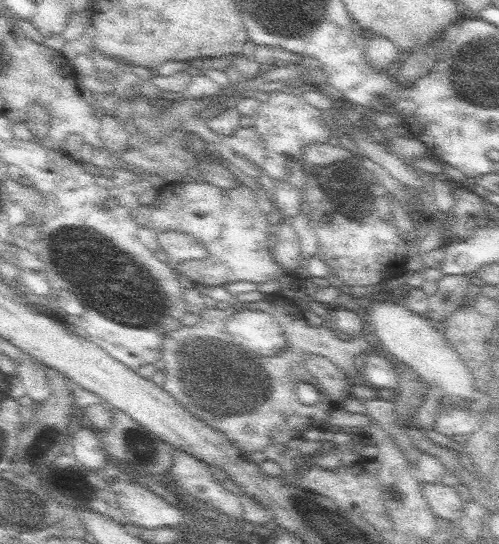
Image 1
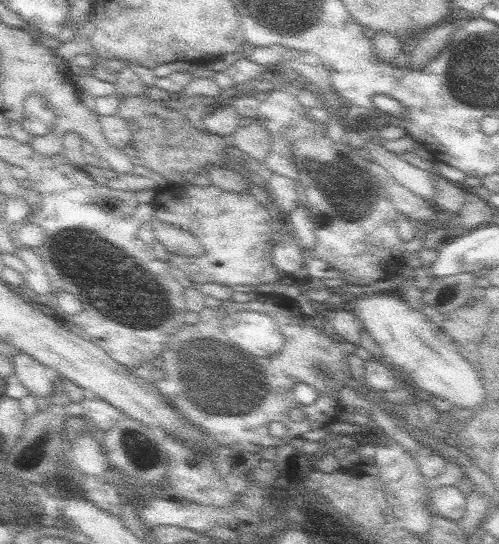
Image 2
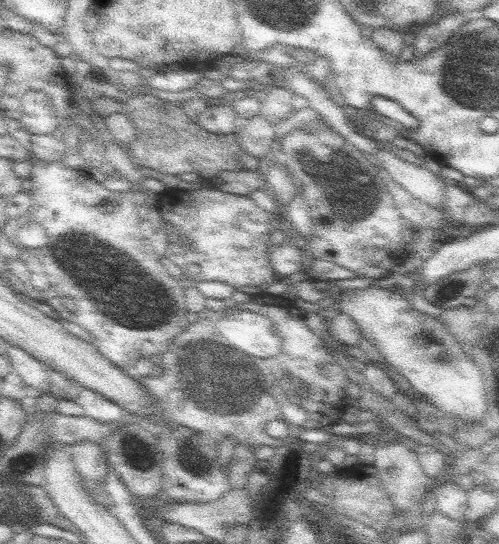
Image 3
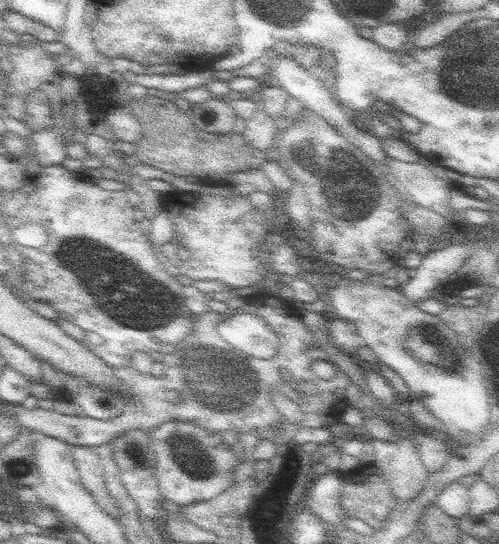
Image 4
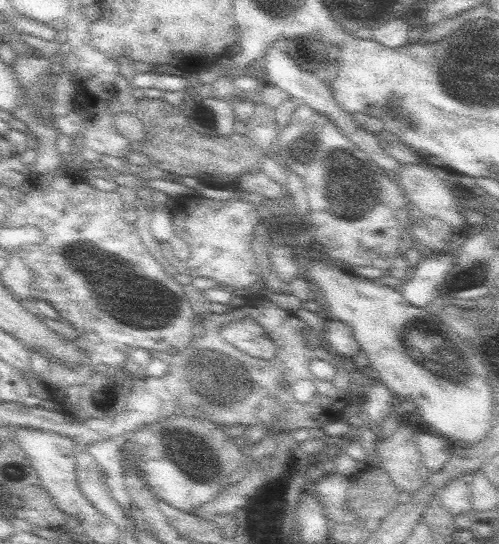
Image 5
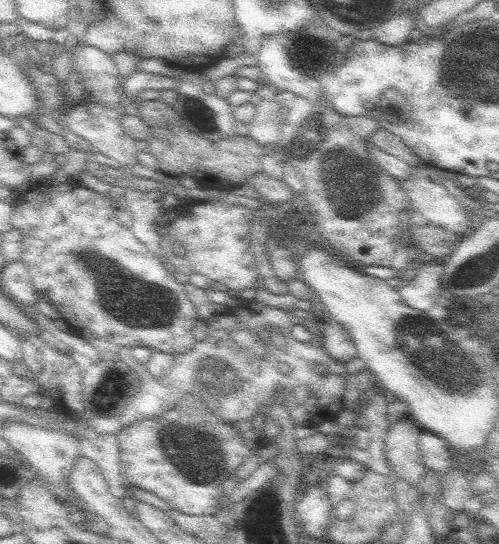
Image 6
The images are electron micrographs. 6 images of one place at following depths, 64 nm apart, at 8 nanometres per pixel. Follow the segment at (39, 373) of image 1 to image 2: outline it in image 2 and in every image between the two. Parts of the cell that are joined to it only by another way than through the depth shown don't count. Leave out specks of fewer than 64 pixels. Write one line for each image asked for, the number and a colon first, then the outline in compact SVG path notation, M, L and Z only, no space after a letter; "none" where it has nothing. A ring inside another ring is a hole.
2: M15 350L15 356L9 360L15 364L15 374L19 382L27 388L29 396L39 400L39 398L49 398L53 394L55 382L51 376L51 368L45 368L35 358L19 350Z

